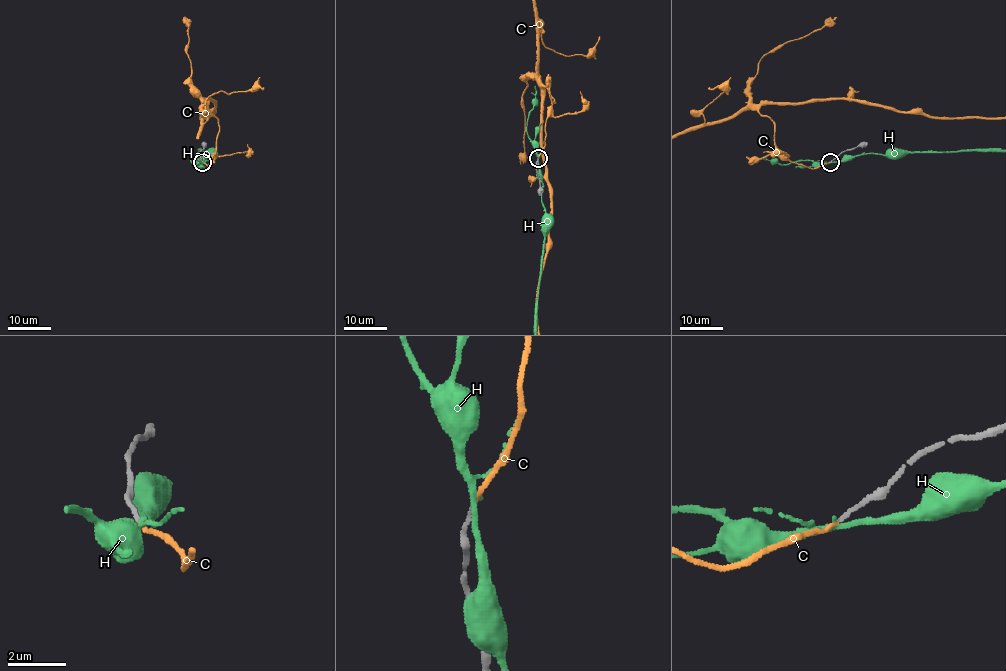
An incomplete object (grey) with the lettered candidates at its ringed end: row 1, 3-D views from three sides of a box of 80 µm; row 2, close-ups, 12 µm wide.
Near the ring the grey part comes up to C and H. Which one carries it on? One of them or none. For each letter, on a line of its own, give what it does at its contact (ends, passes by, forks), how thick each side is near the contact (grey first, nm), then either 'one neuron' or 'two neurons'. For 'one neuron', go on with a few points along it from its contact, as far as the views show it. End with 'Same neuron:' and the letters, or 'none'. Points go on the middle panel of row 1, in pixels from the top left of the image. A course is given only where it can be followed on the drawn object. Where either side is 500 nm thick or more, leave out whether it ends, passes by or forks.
C: it ends; calibres 140 and 120 nm; one neuron
H: it forks; calibres 140 and 170 nm; two neurons
Same neuron: C

